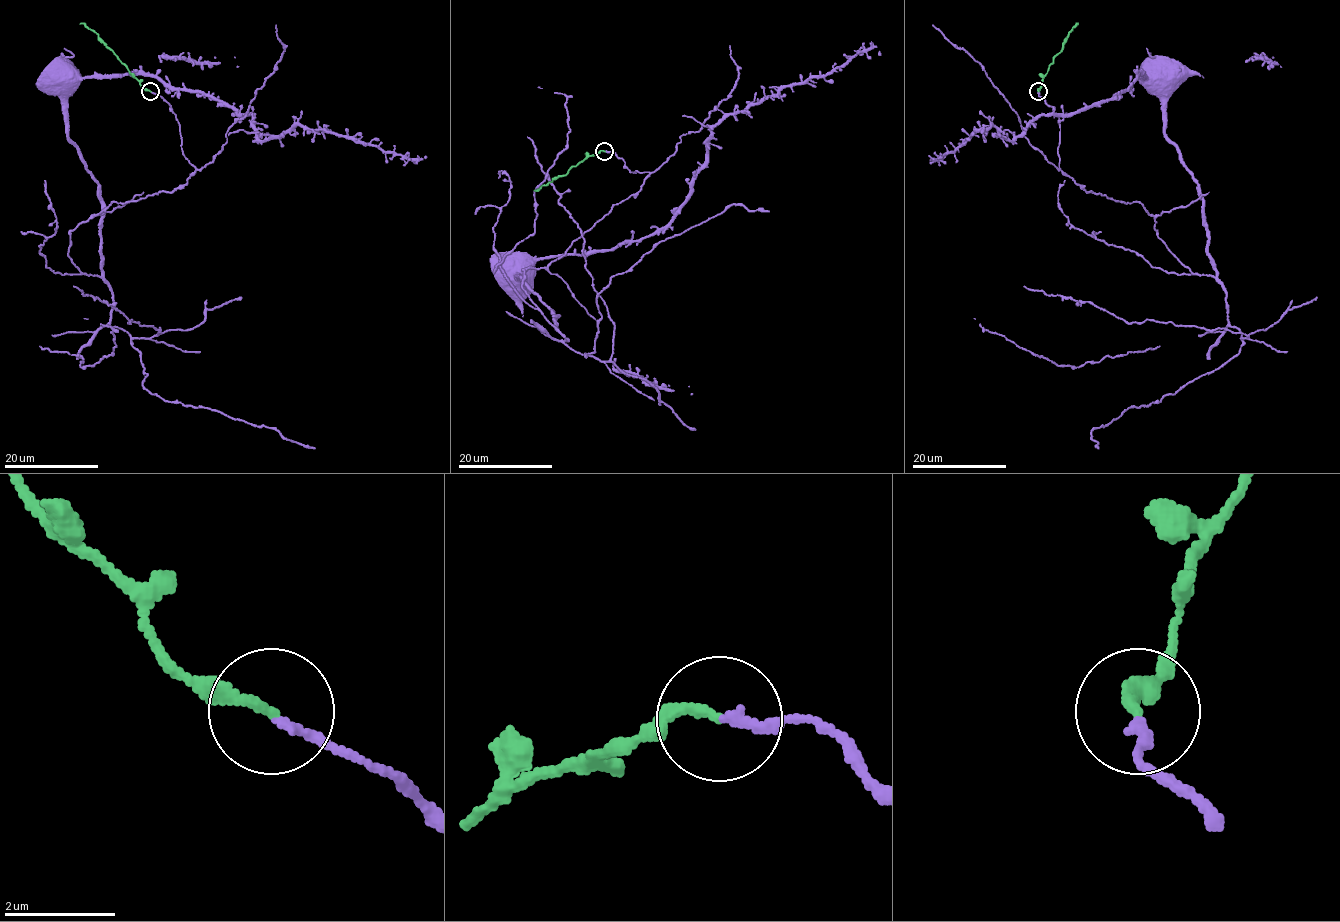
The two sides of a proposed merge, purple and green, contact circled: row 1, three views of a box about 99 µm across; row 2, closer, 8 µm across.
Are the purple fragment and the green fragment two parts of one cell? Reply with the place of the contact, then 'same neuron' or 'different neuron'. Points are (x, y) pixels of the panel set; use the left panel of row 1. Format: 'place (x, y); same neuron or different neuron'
place (150, 91); same neuron

